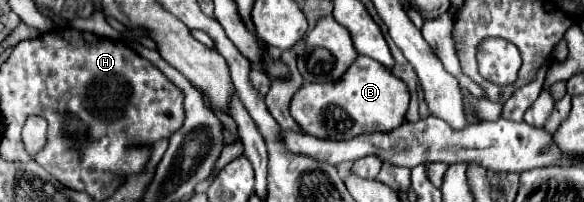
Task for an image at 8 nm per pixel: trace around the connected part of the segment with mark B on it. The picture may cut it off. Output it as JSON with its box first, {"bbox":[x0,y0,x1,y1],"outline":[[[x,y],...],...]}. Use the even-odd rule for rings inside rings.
{"bbox":[289,56,409,140],"outline":[[[359,56],[337,82],[325,84],[303,84],[289,104],[293,120],[309,136],[323,140],[351,140],[361,132],[389,132],[397,124],[405,122],[405,112],[409,106],[409,90],[403,80],[395,78],[391,70]]]}

